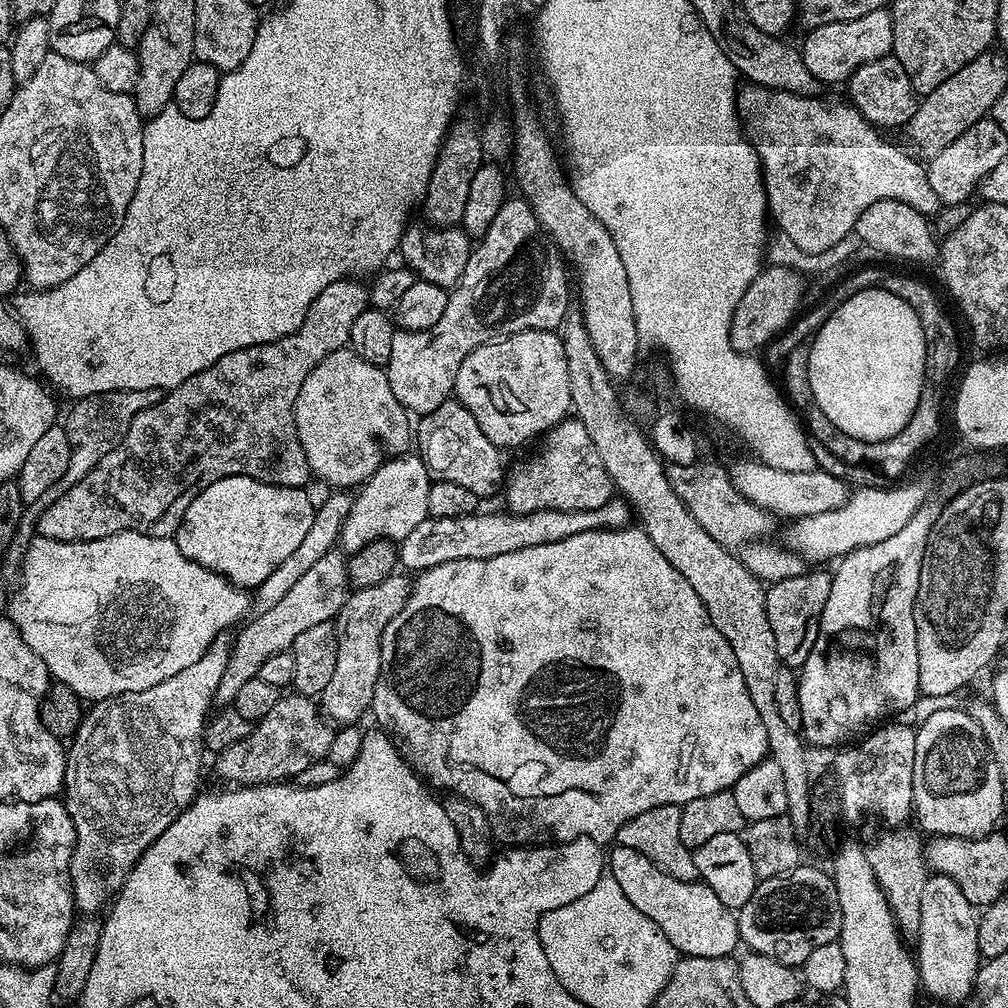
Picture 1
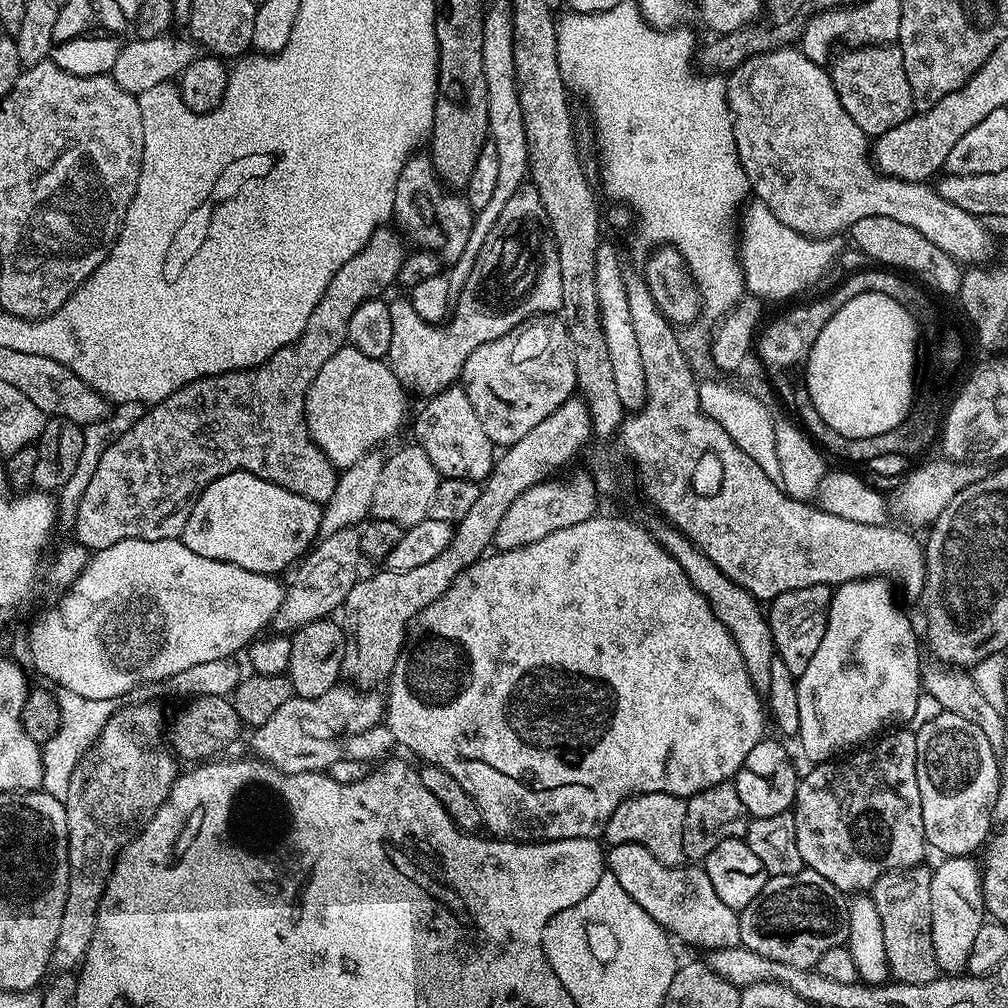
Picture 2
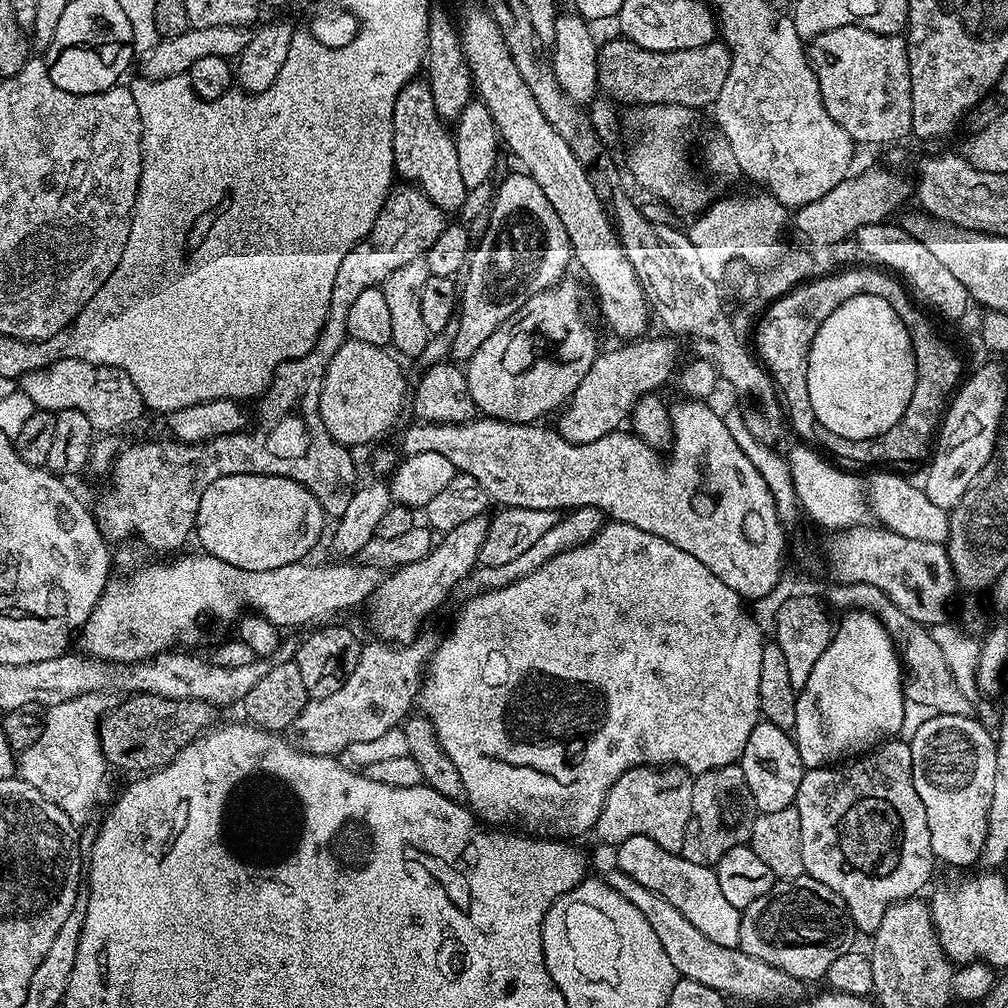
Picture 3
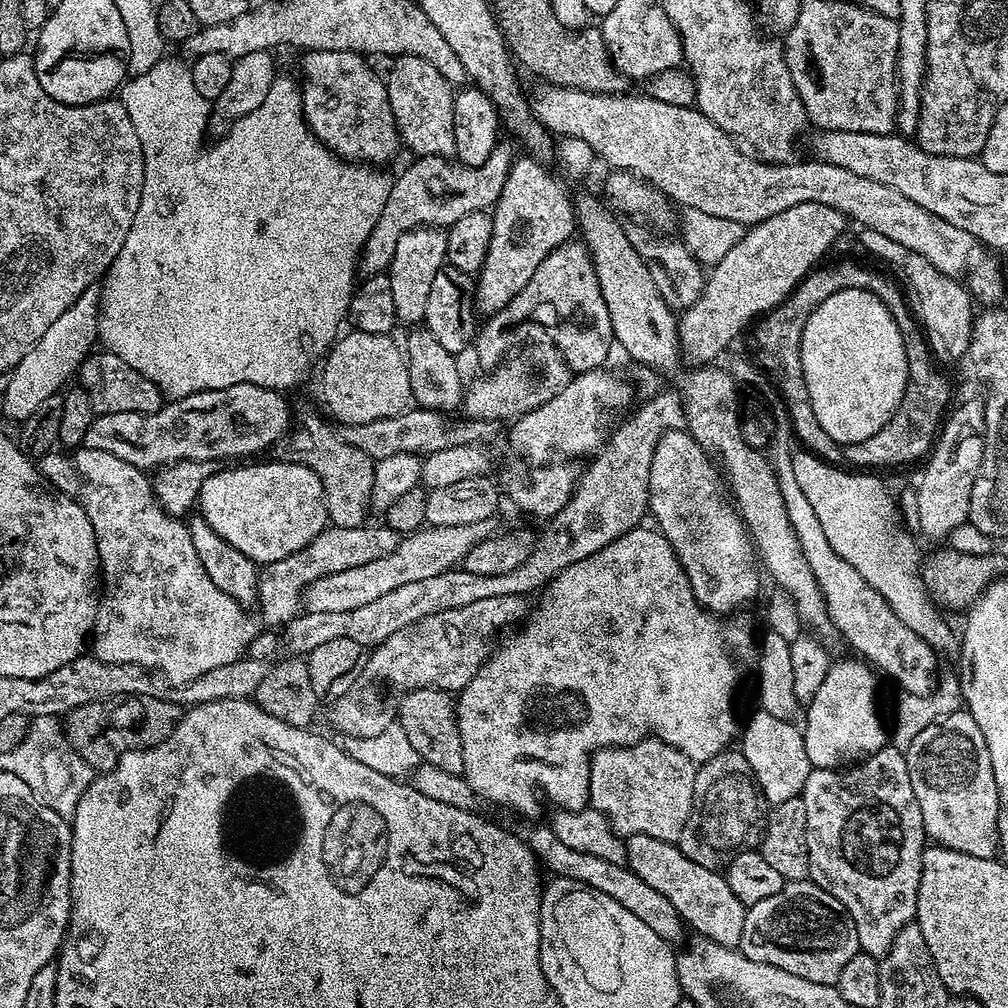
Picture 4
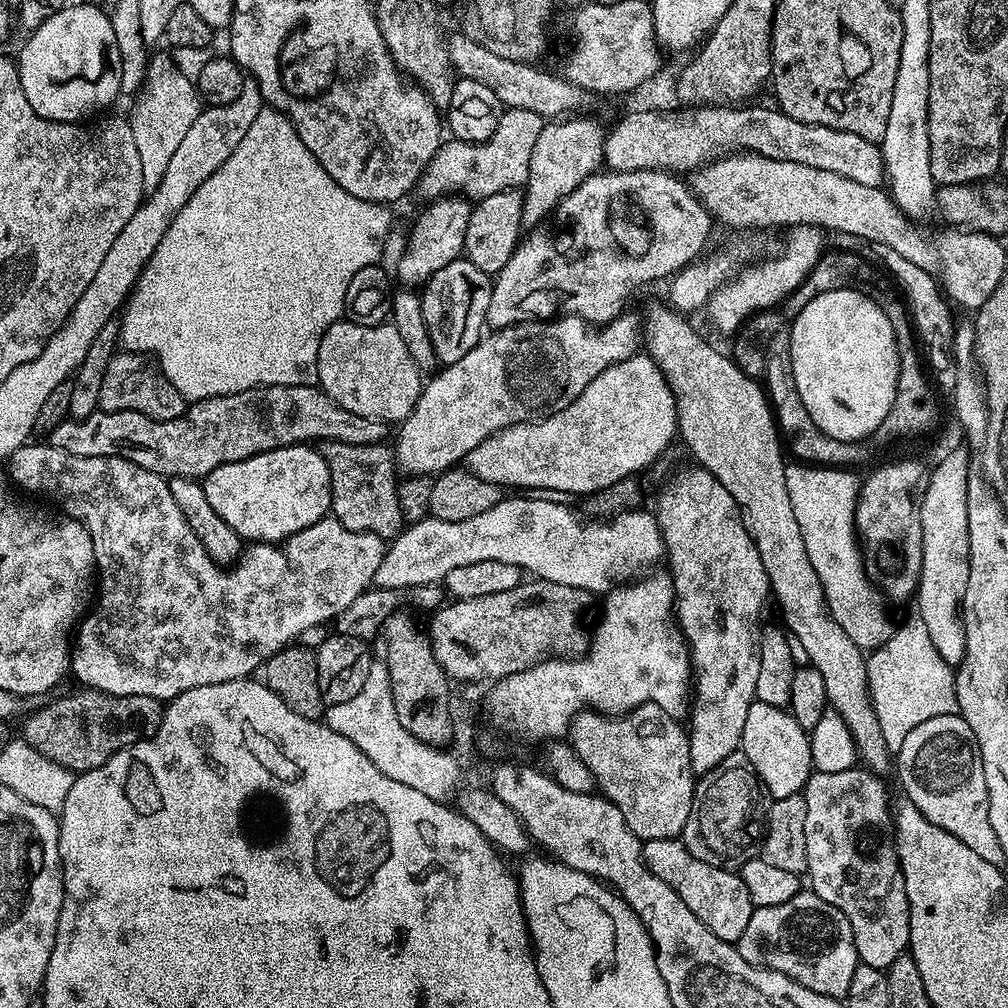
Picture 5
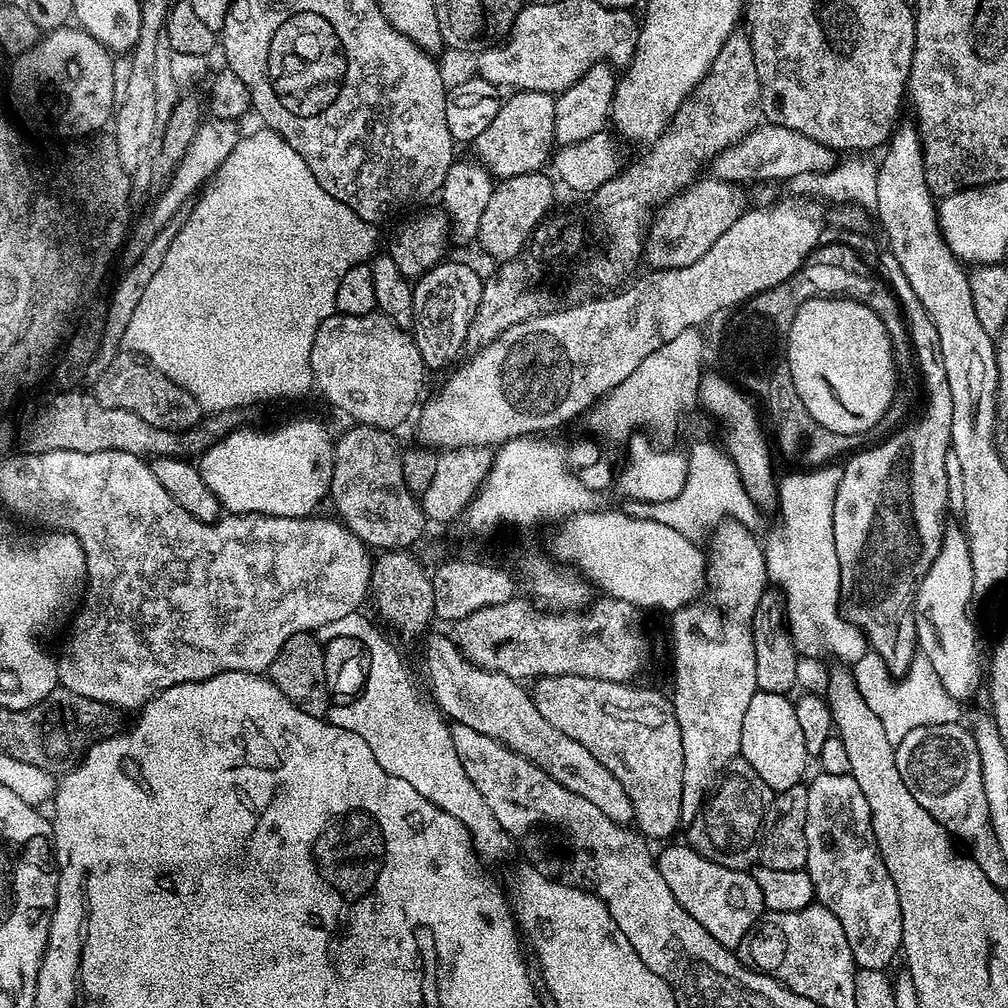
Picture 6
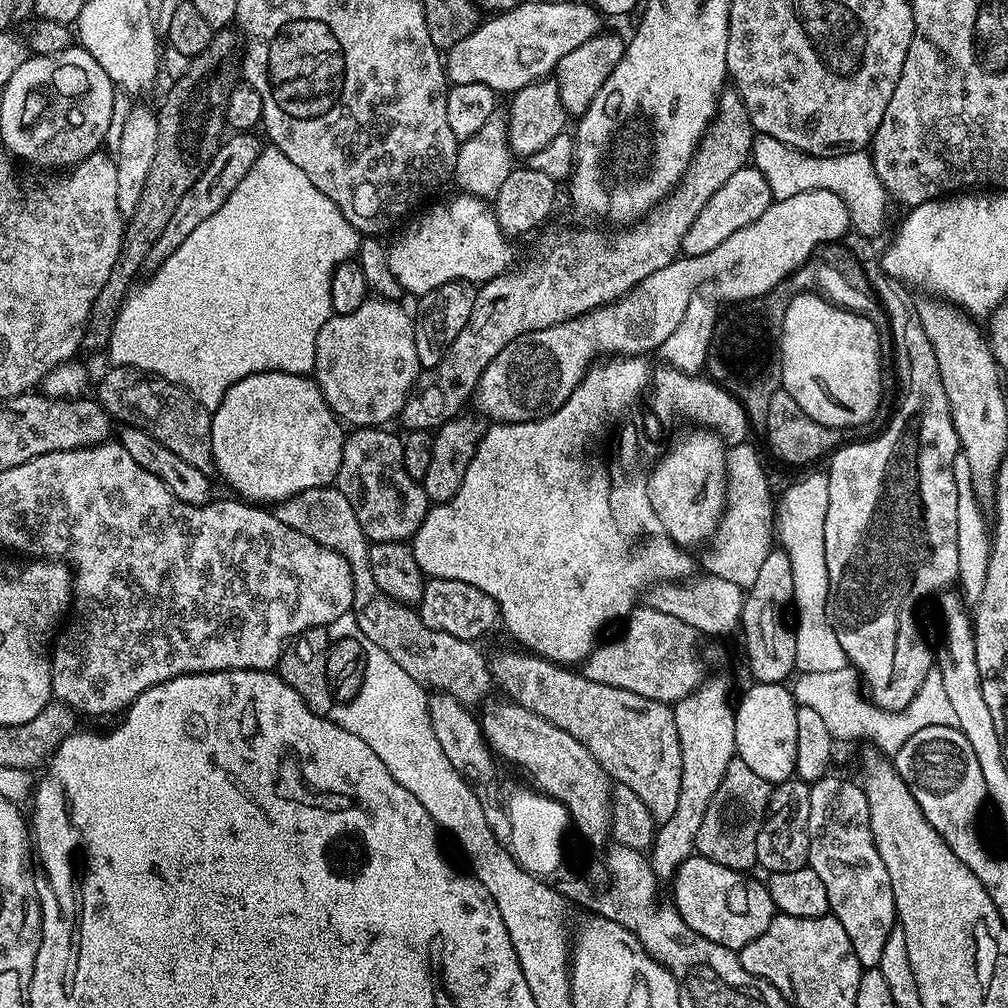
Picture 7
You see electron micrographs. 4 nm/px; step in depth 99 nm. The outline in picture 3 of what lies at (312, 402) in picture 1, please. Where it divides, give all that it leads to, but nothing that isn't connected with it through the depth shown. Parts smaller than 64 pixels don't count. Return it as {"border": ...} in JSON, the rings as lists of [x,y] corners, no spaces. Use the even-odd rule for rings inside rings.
{"border":[[[351,338],[334,354],[322,386],[320,417],[338,443],[368,444],[395,426],[400,411],[406,408],[404,372],[399,362],[391,351]]]}

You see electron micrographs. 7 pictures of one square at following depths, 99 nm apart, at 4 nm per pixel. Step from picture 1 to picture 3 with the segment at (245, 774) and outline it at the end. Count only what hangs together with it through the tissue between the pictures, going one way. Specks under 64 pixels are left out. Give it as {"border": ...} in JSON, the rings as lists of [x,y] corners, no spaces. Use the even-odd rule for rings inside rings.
{"border":[[[421,634],[409,644],[399,646],[383,642],[371,643],[365,643],[361,647],[358,666],[354,666],[350,678],[346,678],[344,685],[335,694],[330,694],[330,698],[309,699],[302,714],[294,718],[290,729],[290,740],[299,751],[309,752],[315,756],[339,757],[347,753],[354,742],[374,742],[374,738],[382,738],[386,730],[401,727],[402,721],[413,711],[420,695],[422,673],[437,646],[437,637]]]}

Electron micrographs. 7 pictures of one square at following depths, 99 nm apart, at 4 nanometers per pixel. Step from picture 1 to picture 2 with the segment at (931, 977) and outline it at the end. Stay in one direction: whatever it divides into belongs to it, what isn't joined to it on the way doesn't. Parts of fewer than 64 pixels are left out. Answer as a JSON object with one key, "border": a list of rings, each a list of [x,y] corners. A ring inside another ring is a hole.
{"border":[[[950,856],[932,868],[930,882],[930,922],[934,938],[934,958],[945,973],[960,974],[967,969],[974,937],[986,923],[984,891],[980,885],[982,868],[972,856]]]}

